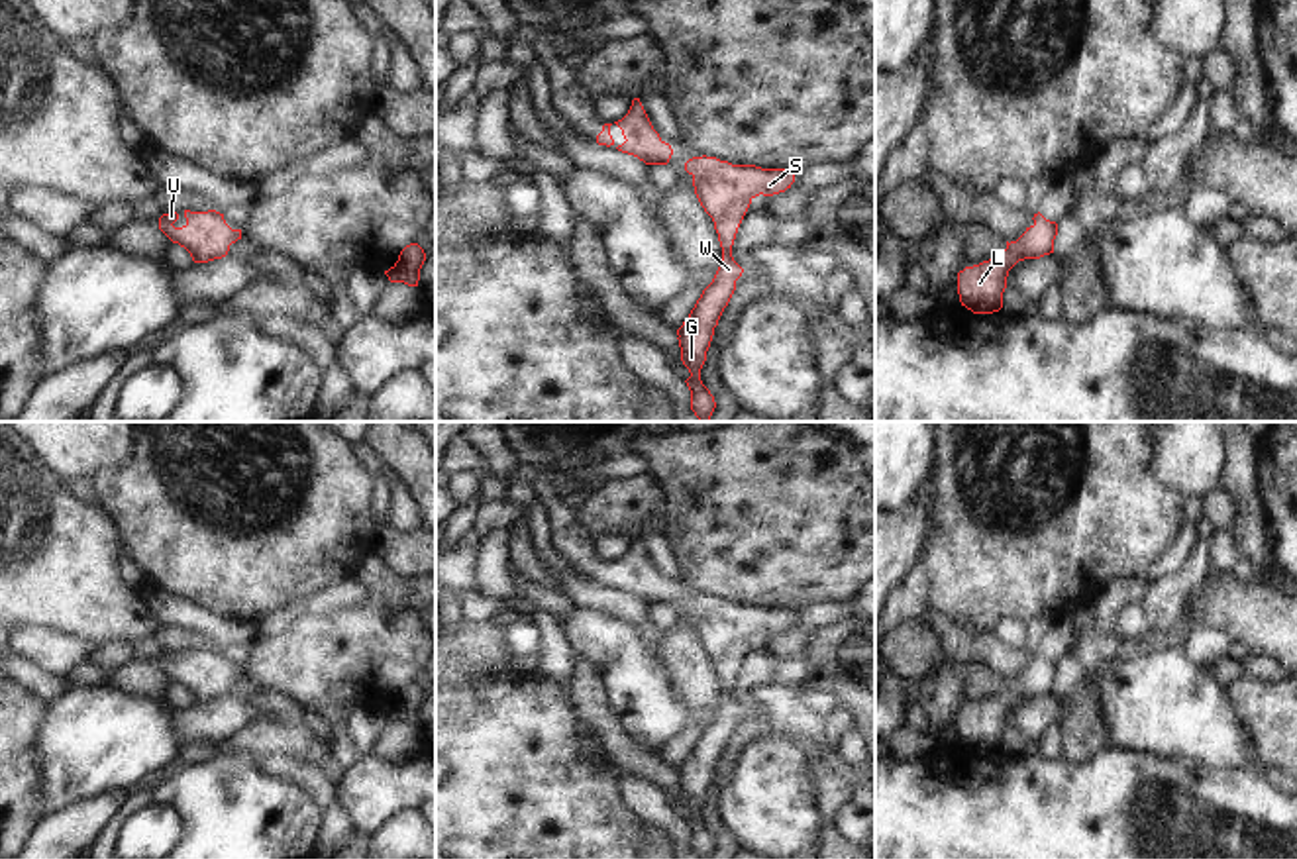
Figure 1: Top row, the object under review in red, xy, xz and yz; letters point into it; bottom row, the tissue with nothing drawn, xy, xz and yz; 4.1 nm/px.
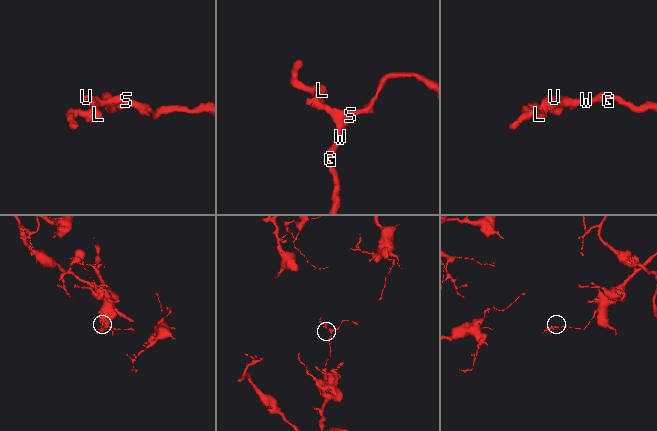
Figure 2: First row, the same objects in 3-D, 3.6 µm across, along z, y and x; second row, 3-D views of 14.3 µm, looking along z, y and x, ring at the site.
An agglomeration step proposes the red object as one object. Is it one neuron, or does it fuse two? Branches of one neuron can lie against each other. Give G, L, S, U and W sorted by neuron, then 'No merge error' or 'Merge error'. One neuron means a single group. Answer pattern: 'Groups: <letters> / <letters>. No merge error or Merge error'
Groups: G L S U W. No merge error.

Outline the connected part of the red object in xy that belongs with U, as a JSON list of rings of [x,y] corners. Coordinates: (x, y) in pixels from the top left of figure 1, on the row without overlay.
[[[184,649],[186,663],[175,667],[177,651],[159,657],[159,669],[173,681],[184,686],[194,702],[208,702],[228,694],[230,684],[241,679],[241,669],[232,669],[224,653],[216,649],[190,651]]]

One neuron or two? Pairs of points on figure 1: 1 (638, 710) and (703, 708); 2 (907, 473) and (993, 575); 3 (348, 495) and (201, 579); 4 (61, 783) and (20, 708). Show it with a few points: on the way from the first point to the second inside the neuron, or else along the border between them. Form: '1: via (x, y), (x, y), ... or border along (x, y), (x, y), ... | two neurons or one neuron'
1: border along (662, 667), (685, 710), (687, 724) | two neurons
2: border along (936, 442), (929, 481) | two neurons
3: via (311, 516), (291, 536), (238, 542) | one neuron
4: border along (46, 703), (34, 736), (36, 781) | two neurons

